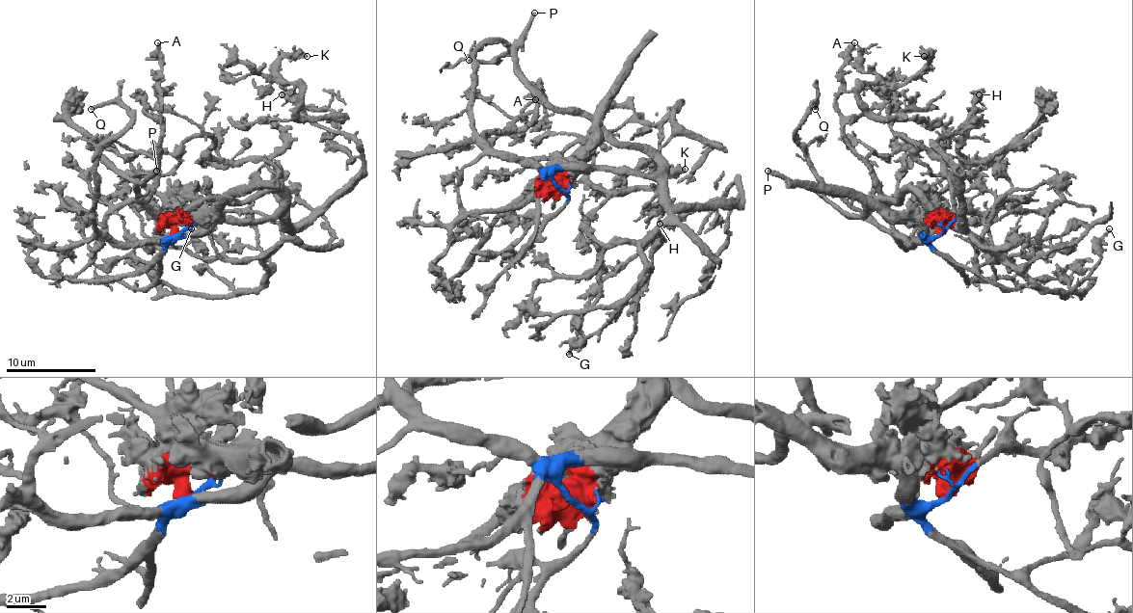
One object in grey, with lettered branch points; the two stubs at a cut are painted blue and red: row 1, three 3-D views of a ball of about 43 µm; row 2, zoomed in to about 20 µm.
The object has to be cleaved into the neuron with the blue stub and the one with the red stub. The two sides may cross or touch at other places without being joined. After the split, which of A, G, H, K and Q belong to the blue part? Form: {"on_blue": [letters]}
{"on_blue": ["A", "G", "H", "K", "Q"]}

